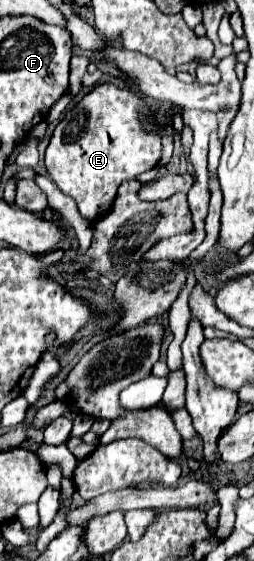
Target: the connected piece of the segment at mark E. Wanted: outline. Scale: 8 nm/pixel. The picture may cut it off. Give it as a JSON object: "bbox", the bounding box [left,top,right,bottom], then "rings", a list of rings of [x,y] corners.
{"bbox":[45,82,163,220],"rings":[[[107,82],[99,84],[65,112],[65,118],[55,126],[45,150],[45,168],[57,188],[75,200],[85,220],[93,220],[101,206],[113,202],[121,182],[133,180],[159,164],[163,152],[161,136],[145,132],[139,120],[139,114],[147,110],[149,104],[145,98],[133,94],[129,88]]]}

